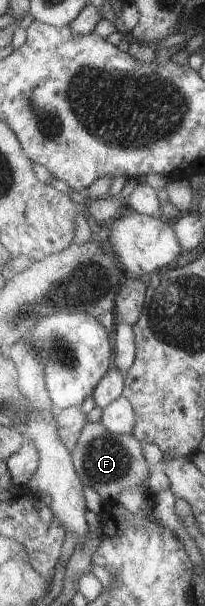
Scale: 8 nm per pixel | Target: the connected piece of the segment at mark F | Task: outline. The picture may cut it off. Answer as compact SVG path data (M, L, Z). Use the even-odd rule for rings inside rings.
M99 421L85 423L75 448L70 452L74 471L83 486L92 488L103 498L116 499L122 490L147 485L151 467L142 456L141 443L132 435L109 432Z

